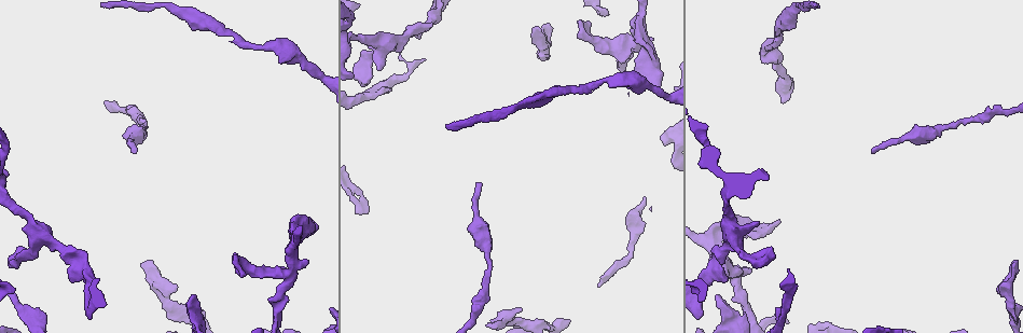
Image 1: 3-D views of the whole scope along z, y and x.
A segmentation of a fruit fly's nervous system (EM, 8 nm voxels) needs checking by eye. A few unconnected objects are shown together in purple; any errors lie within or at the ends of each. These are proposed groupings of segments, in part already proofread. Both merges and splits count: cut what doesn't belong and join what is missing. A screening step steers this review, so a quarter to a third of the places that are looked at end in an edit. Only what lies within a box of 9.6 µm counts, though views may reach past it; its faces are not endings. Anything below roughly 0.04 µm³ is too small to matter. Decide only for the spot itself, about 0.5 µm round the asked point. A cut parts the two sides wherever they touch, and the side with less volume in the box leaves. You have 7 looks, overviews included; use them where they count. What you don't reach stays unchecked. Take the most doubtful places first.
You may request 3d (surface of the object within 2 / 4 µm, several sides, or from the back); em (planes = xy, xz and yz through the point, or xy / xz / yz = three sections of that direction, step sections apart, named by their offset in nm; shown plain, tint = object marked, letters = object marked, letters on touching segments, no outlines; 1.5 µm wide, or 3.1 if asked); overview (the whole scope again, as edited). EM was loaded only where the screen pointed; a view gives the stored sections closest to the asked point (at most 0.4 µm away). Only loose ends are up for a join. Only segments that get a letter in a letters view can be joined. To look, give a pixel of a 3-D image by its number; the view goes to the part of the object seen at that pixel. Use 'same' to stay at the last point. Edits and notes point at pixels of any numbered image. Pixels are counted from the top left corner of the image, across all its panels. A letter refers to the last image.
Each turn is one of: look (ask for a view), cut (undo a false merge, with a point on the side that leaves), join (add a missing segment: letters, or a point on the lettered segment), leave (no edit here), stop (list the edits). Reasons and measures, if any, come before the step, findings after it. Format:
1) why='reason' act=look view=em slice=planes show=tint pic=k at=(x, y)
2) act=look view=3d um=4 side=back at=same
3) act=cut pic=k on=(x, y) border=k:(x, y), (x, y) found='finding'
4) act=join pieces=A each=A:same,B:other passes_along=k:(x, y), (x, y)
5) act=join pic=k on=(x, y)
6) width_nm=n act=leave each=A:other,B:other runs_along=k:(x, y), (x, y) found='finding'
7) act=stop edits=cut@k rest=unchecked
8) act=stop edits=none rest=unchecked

why='branch stops here' act=look view=em slice=xz step=4 show=letters pic=1 at=(192, 296)

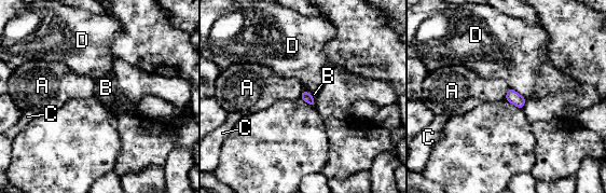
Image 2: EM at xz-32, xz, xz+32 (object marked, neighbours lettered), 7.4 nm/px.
act=look view=em slice=planes show=letters at=same

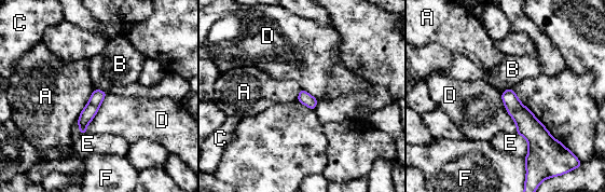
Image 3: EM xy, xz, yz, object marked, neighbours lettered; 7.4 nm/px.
act=leave each=A:other,B:other,C:other,D:other,E:other,F:other runs_along=3:(508, 92), (533, 131), (532, 158) found='no lettered segment goes on from it'

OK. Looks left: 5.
why='an open end' act=look view=em slice=xy step=4 show=letters pic=1 at=(136, 152)

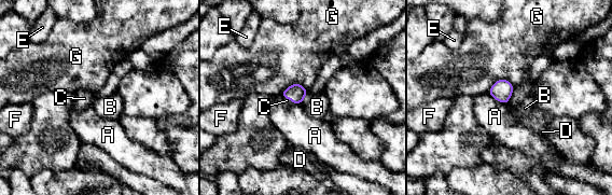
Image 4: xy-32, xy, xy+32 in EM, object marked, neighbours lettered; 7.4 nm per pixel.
why='another direction' act=look view=em slice=planes show=letters at=same

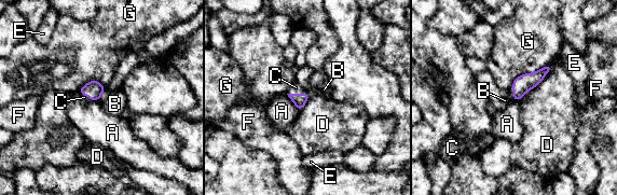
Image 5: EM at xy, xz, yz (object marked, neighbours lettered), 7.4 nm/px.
act=join pieces=C each=A:other,B:other,C:same,D:other,E:other,F:other,G:other found='the cell continues'

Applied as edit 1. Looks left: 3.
act=look view=overview

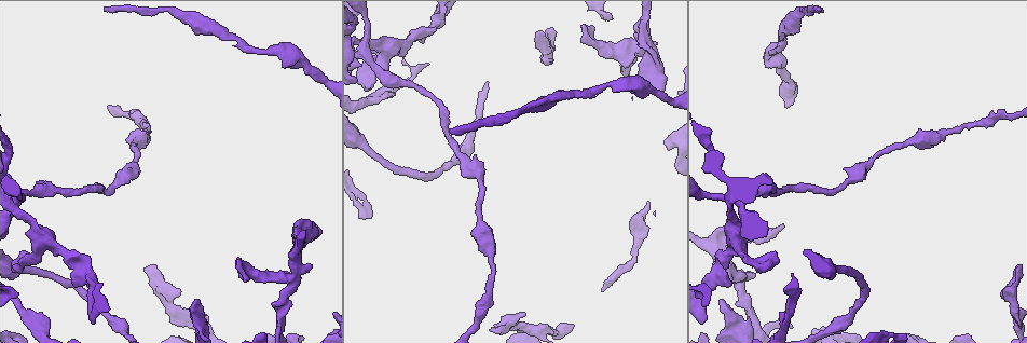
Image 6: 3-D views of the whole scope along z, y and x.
why='an open end' act=look view=3d um=4 pic=6 at=(1016, 271)

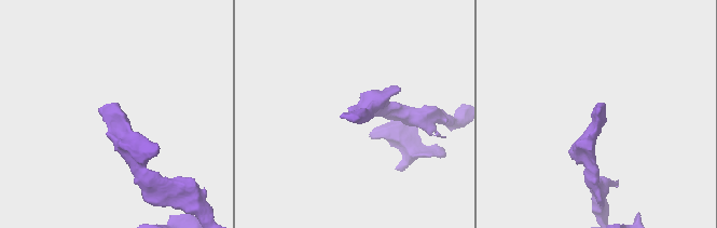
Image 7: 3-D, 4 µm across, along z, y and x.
act=look view=em slice=planes show=letters pic=7 at=(343, 114)

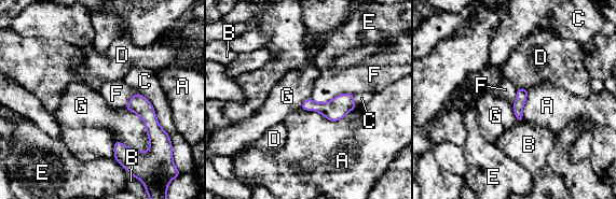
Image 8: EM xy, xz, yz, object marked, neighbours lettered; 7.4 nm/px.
act=leave each=A:other,B:other,C:other,D:other,E:other,F:other,G:other border=8:(353, 94), (324, 102), (310, 98) found='no lettered segment goes on from it'

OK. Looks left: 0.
act=stop edits=join@5 rest=unchecked

